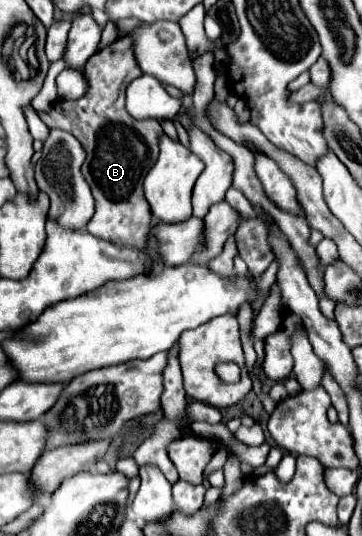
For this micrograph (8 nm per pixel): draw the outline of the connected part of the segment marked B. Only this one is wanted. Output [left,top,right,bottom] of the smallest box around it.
[37,38,161,248]

